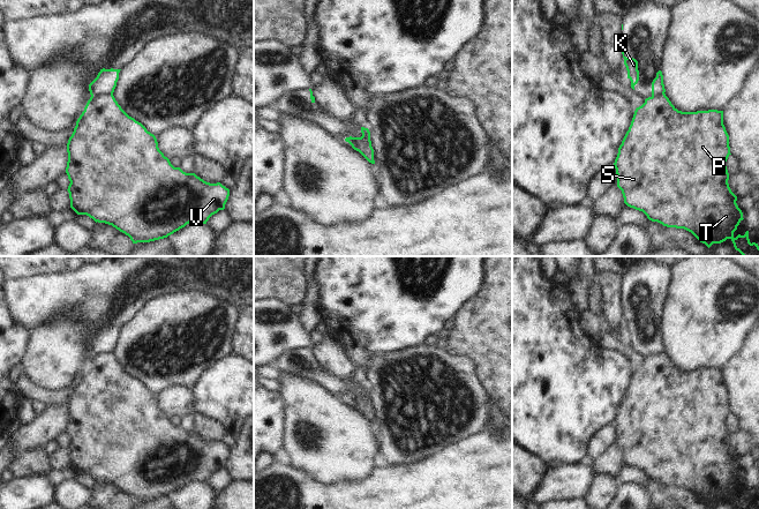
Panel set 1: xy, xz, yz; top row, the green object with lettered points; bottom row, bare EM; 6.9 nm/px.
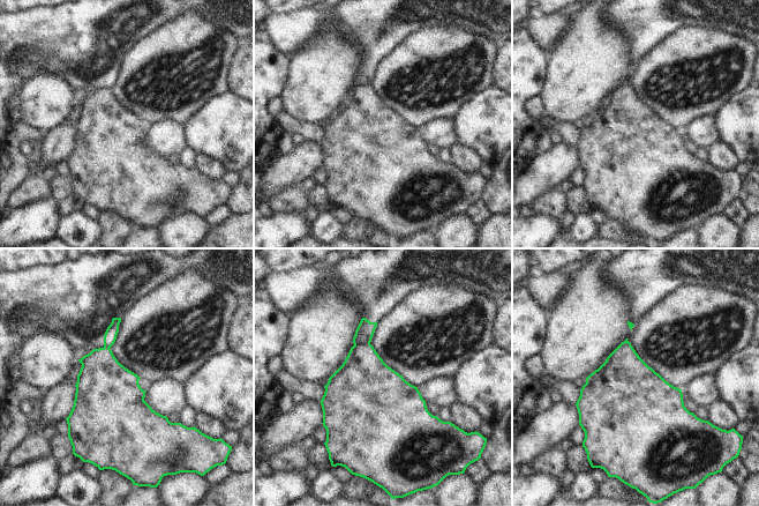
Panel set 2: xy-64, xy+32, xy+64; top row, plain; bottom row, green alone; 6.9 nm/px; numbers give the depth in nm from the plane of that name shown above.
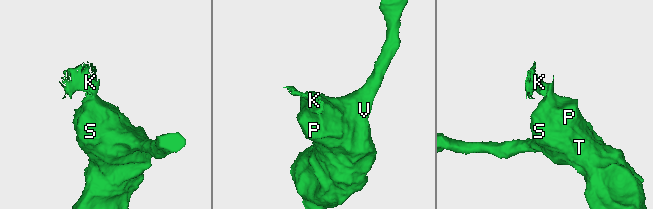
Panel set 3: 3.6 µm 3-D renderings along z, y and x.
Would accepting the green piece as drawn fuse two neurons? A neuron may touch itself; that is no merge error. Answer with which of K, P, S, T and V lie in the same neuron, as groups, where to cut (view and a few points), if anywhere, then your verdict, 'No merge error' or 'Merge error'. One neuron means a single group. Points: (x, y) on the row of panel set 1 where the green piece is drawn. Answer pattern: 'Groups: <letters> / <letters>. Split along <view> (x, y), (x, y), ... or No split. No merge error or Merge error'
Groups: K / P S T V. Split along xy (112, 94), (91, 96). Merge error

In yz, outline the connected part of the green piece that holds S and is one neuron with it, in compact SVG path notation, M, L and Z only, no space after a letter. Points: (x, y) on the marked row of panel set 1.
M663 95L652 96L637 107L614 166L617 174L617 187L622 190L624 203L642 211L652 222L667 227L684 229L691 232L708 248L730 239L736 250L743 256L759 256L759 246L750 242L749 231L734 237L739 223L744 219L738 208L737 196L731 192L726 162L730 156L729 135L723 125L723 111L708 110L697 112L678 111Z

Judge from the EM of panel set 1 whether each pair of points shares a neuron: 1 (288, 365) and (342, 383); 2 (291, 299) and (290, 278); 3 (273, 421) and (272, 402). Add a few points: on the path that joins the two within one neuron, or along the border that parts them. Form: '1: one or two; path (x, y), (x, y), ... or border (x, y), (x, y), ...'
1: one; path (301, 365), (329, 381)
2: one; path (295, 294), (297, 285), (294, 283)
3: one; path (272, 417), (272, 406)

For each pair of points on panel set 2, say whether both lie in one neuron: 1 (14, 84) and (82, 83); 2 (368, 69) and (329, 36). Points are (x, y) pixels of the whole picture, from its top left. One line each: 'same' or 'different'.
1: different
2: different

